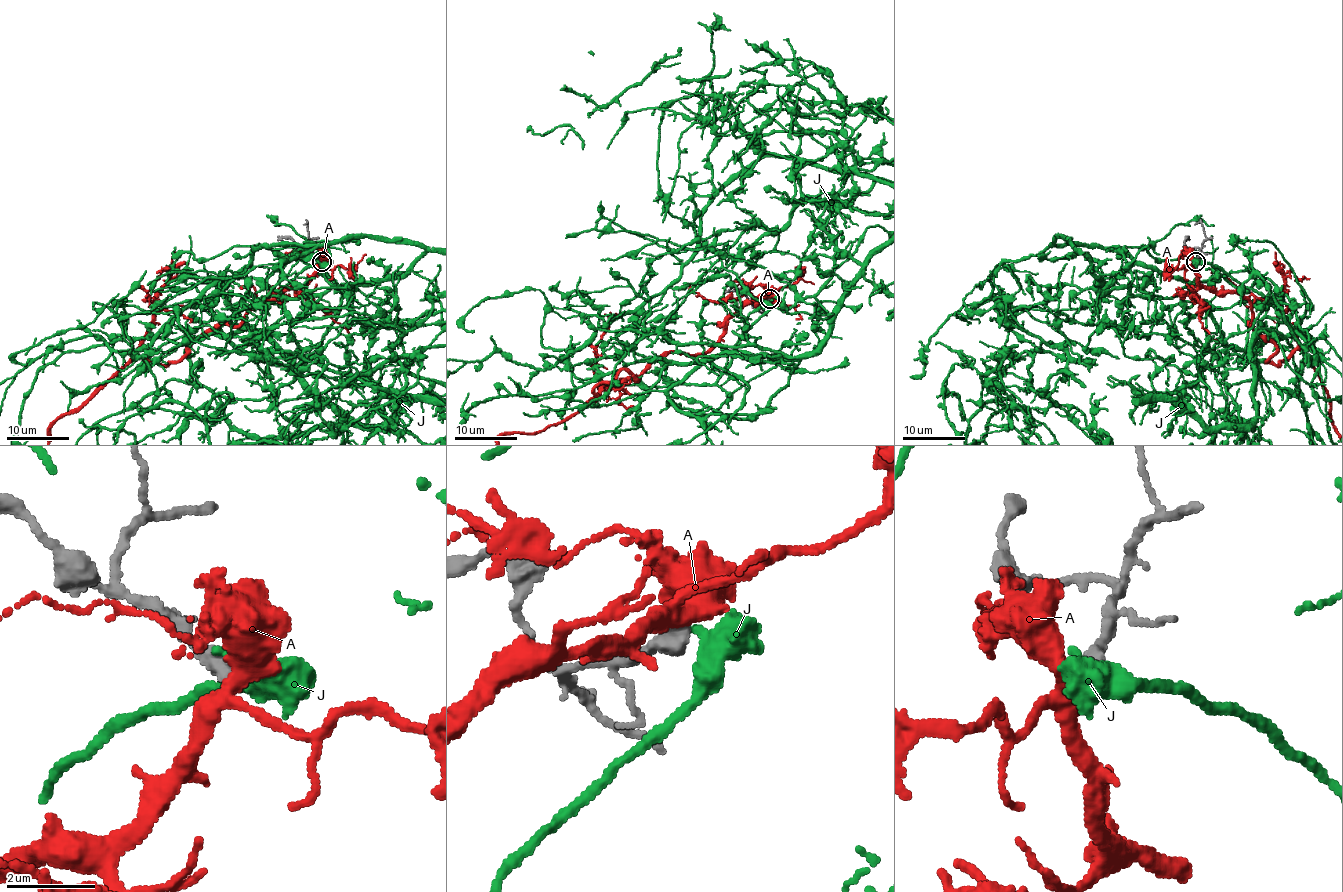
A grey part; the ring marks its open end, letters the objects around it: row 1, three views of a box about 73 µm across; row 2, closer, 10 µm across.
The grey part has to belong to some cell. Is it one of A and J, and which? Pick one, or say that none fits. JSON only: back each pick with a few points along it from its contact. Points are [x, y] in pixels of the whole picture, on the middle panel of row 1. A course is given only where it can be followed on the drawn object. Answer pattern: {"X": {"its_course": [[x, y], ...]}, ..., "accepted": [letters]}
{"accepted": []}

